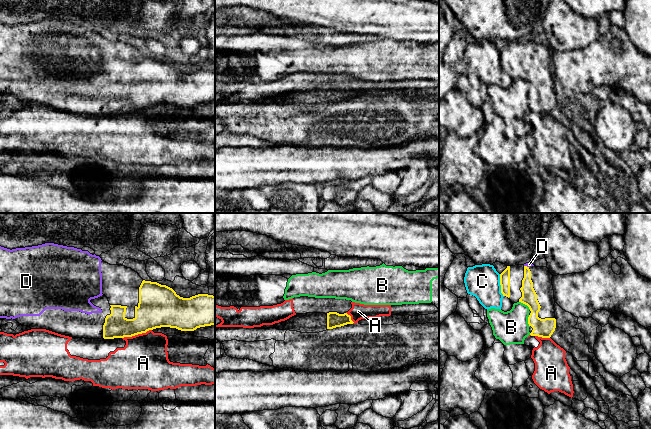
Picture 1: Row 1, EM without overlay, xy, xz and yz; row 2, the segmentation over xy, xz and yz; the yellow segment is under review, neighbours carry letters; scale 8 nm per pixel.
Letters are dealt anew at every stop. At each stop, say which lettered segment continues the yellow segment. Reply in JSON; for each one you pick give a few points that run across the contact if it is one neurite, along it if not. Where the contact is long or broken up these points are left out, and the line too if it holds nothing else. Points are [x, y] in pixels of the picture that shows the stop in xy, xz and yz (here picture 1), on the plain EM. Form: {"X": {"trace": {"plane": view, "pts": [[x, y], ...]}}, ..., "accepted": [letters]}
{"accepted": ["D"]}

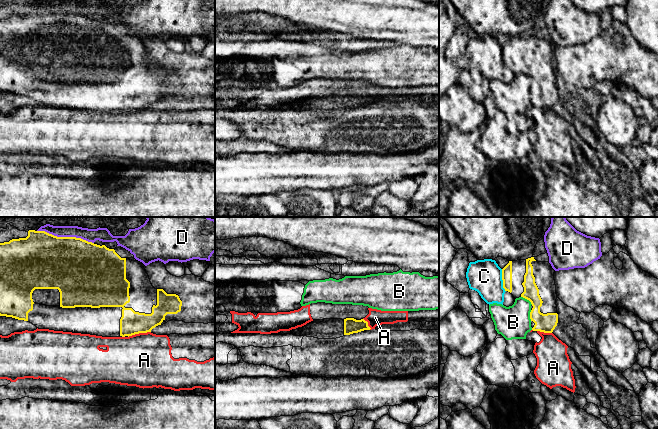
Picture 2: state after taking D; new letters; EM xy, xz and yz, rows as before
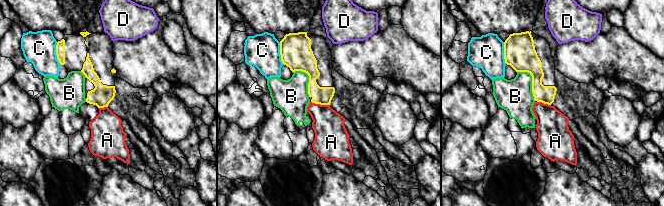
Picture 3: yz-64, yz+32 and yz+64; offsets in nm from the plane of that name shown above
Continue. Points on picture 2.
{"accepted": []}

